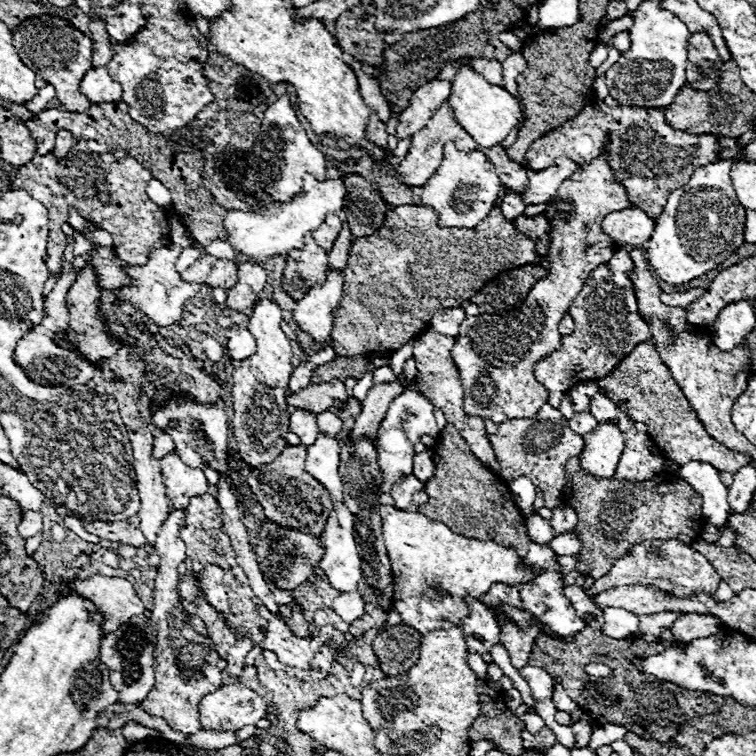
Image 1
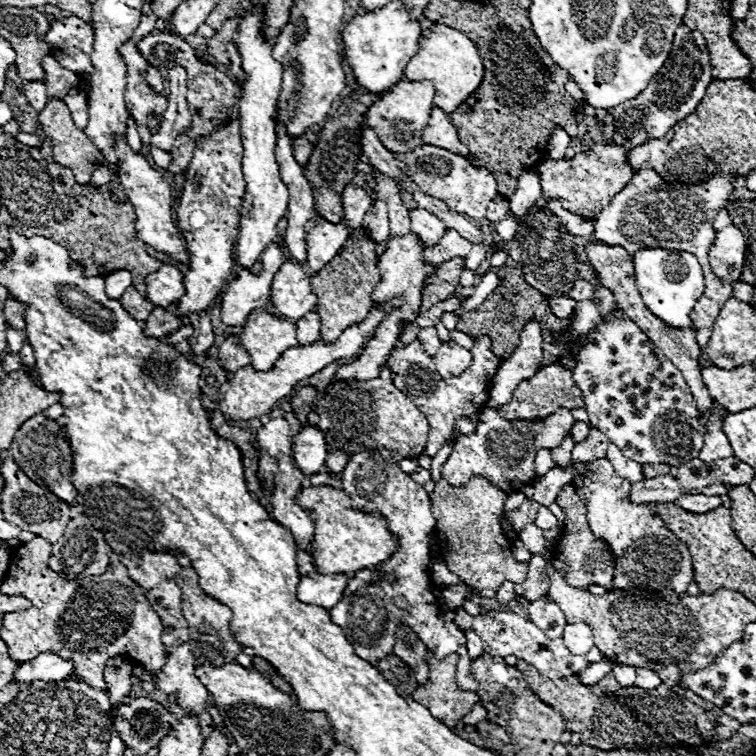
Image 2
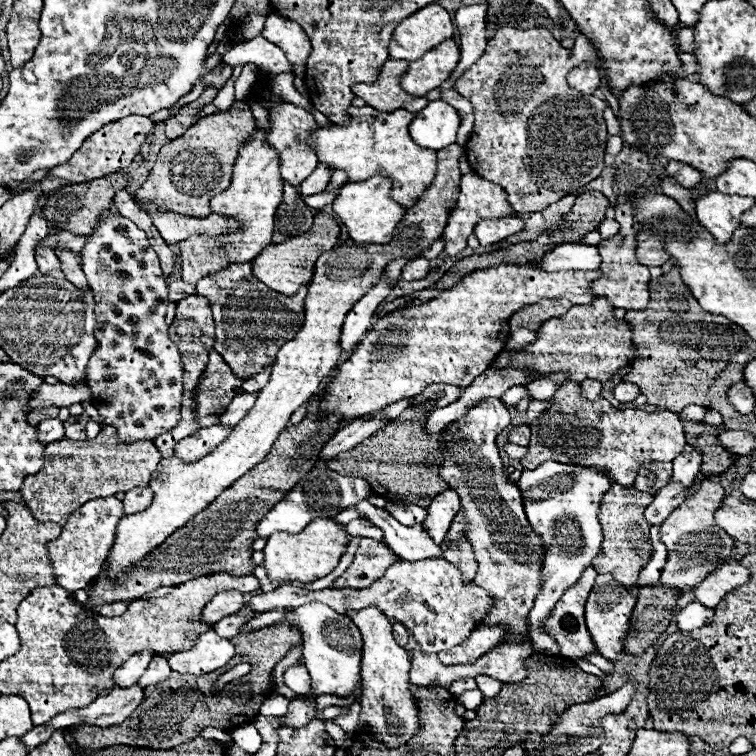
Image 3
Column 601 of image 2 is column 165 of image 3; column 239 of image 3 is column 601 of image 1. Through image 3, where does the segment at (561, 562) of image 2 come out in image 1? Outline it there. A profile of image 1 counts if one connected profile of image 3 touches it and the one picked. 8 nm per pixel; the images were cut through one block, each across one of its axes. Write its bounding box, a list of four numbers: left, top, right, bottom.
[562,458,702,576]

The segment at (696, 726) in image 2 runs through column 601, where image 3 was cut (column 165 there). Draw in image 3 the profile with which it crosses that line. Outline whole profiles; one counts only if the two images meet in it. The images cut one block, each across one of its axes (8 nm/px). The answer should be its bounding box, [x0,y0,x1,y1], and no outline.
[74,624,300,752]

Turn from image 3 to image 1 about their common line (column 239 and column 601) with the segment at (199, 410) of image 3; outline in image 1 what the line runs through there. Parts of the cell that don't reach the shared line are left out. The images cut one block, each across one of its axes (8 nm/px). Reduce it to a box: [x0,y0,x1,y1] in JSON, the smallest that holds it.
[596,342,750,474]

